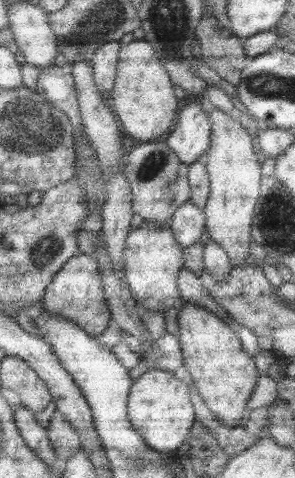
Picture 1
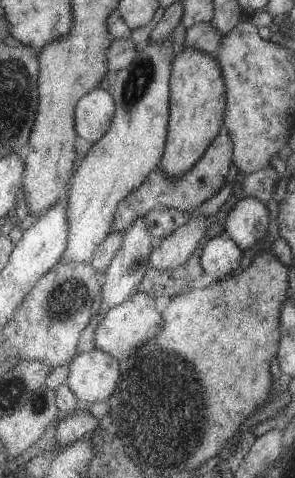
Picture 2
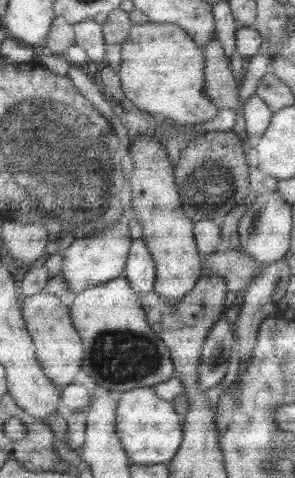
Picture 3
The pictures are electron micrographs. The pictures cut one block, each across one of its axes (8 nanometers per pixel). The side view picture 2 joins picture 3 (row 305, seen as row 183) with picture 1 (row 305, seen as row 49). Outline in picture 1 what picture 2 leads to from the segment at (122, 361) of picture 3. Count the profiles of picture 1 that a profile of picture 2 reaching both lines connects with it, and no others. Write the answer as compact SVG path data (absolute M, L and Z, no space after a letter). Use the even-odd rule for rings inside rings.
M141 222L139 228L133 228L125 238L123 250L123 272L125 284L131 292L131 298L141 310L159 310L167 312L171 306L181 306L177 292L177 276L183 268L183 248L177 244L169 222Z

